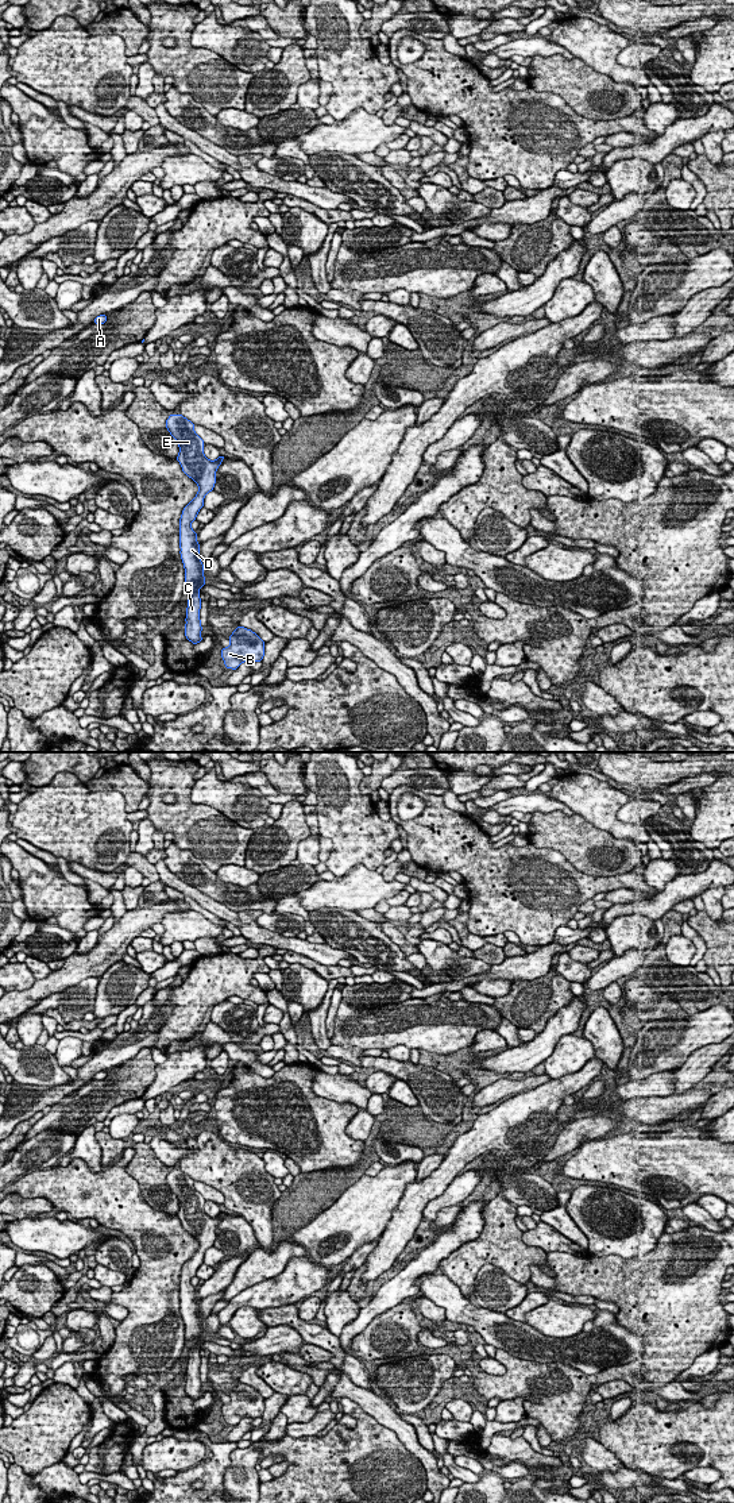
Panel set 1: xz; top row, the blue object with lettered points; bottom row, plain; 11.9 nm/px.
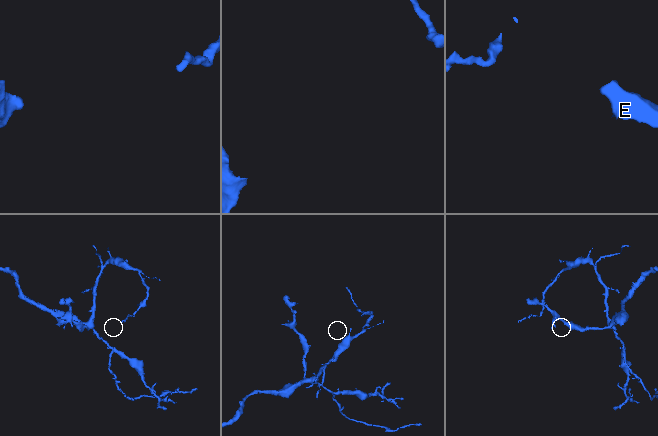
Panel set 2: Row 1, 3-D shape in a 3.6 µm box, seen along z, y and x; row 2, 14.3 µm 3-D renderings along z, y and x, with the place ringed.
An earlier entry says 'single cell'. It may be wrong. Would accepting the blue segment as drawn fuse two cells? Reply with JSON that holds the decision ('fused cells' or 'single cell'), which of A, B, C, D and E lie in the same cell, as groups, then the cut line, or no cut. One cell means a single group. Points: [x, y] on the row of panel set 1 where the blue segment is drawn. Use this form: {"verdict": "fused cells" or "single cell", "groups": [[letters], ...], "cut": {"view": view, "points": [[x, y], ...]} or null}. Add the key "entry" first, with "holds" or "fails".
{"entry": "holds", "verdict": "single cell", "groups": [["A", "B", "C", "D", "E"]], "cut": null}

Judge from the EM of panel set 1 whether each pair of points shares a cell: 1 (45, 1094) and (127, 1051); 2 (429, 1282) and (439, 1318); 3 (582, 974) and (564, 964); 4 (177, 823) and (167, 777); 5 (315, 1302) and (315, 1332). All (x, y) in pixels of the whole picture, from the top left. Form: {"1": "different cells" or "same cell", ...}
{"1": "same cell", "2": "different cells", "3": "same cell", "4": "same cell", "5": "different cells"}

